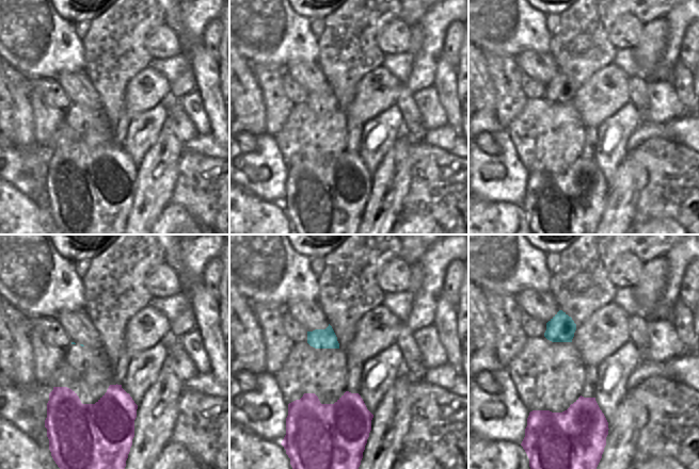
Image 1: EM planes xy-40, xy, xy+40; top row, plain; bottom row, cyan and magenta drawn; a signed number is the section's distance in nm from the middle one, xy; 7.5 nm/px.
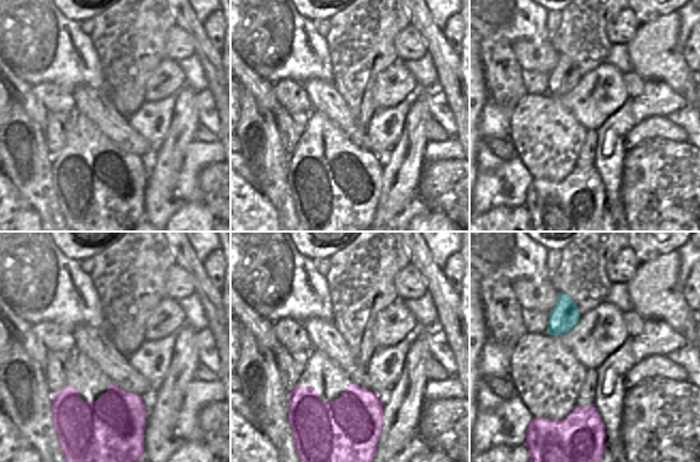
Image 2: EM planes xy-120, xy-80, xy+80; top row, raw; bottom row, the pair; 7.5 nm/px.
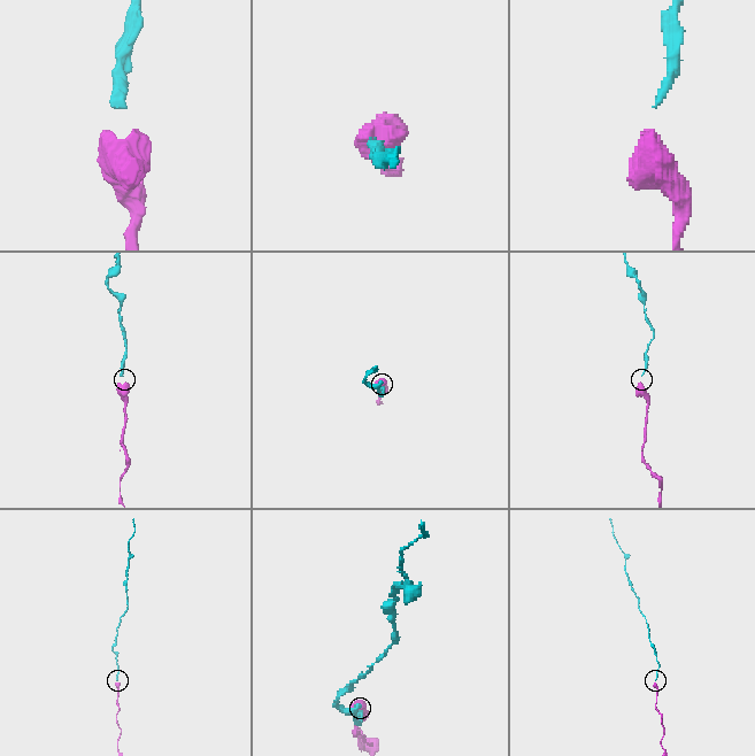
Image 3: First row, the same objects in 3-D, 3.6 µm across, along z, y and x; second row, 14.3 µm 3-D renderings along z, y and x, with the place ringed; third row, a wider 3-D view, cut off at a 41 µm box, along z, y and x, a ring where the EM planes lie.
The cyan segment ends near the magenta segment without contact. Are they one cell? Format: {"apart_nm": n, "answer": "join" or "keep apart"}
{"apart_nm": 340, "answer": "join"}

